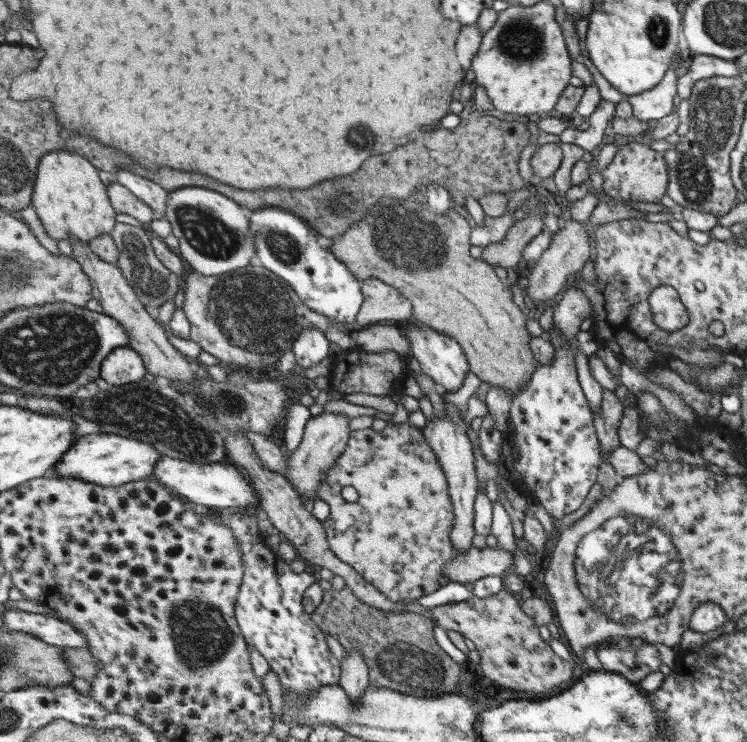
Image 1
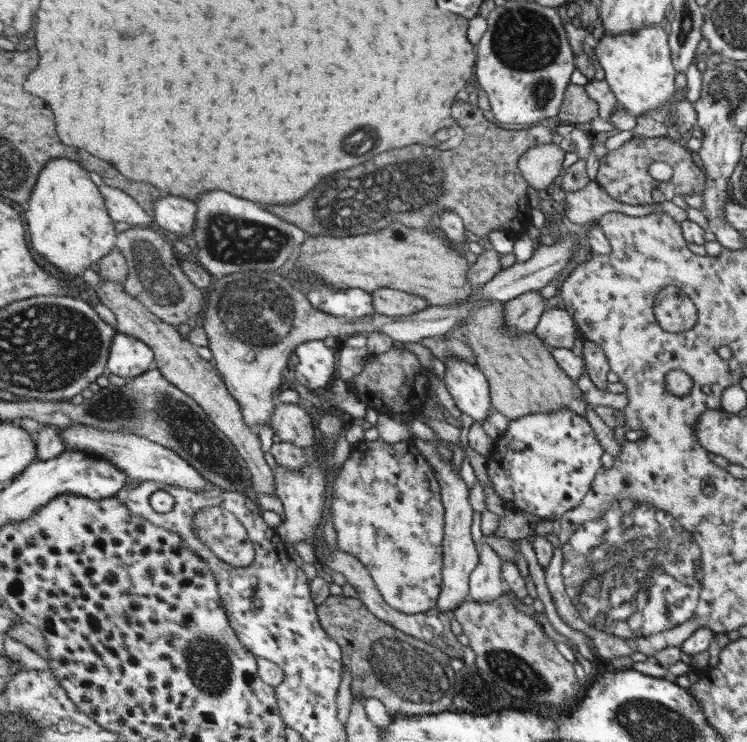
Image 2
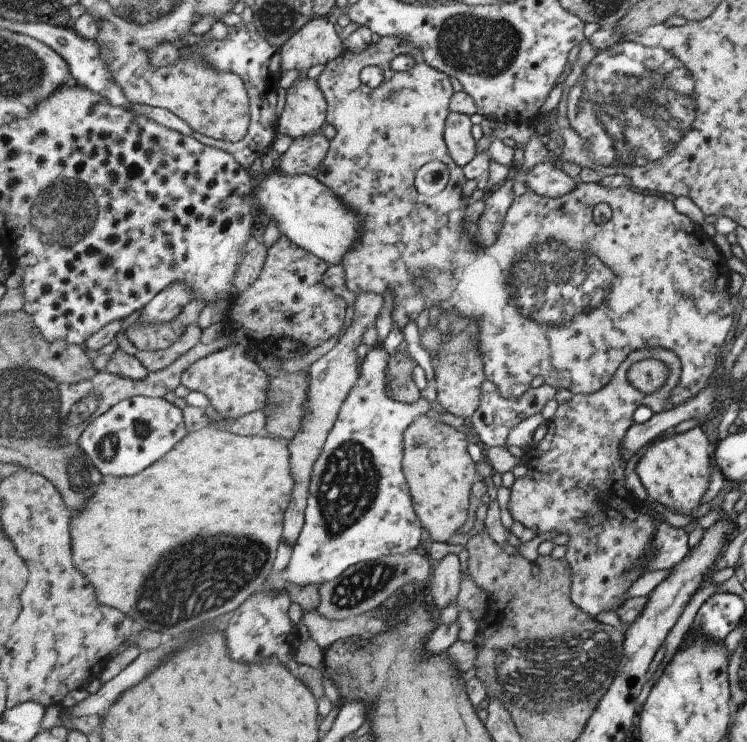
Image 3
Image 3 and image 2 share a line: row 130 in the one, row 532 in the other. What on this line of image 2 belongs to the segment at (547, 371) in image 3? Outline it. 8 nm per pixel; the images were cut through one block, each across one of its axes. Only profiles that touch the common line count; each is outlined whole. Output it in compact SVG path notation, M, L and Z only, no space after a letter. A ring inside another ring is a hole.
M377 440L377 442L359 442L355 446L351 446L351 454L347 458L347 462L343 462L343 466L339 468L339 474L333 482L331 488L331 520L337 532L337 546L347 552L349 556L355 556L375 578L383 598L397 610L405 612L405 614L423 614L427 610L433 610L437 606L439 594L441 594L441 586L443 586L443 578L441 578L441 566L443 566L443 508L441 508L441 492L439 492L439 482L435 482L433 472L431 472L431 464L427 464L427 458L423 454L419 454L419 442L415 440L405 440L399 444L385 444L385 440Z

